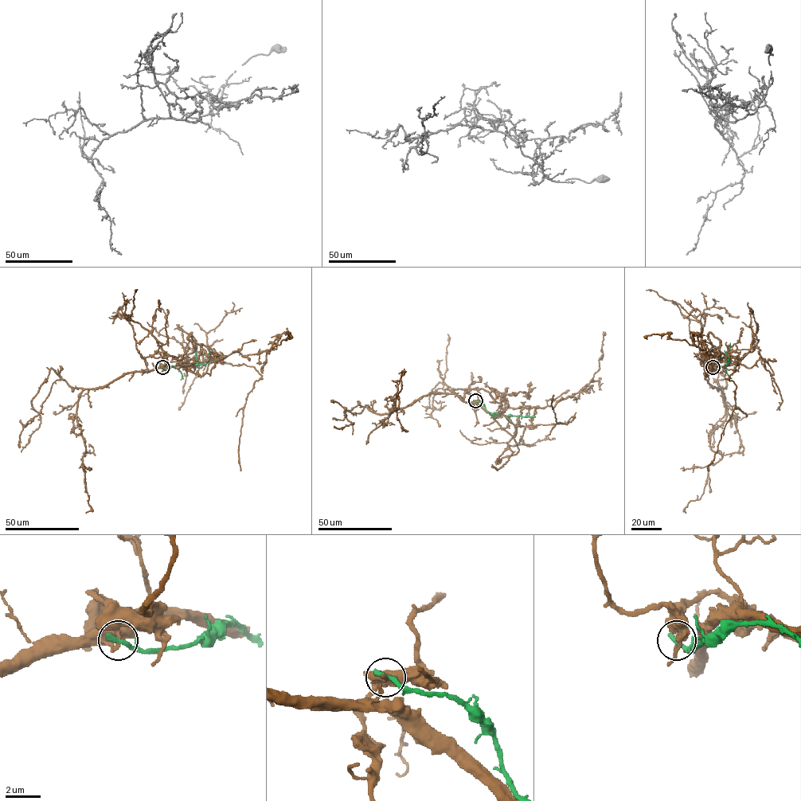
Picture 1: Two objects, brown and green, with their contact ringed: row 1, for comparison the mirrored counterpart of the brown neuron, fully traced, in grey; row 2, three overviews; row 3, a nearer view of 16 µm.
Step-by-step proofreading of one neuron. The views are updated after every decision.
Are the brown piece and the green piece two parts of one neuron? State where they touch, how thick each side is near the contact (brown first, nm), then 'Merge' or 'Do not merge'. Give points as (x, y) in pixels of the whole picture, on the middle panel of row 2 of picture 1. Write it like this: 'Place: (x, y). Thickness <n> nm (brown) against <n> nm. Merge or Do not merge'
Place: (475, 400). Thickness 200 nm (brown) against 340 nm. Do not merge

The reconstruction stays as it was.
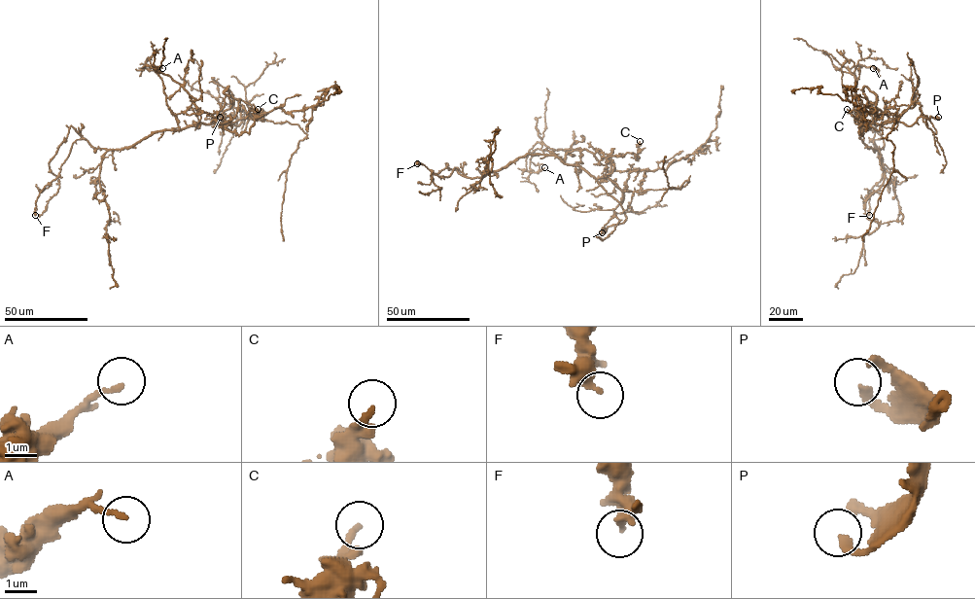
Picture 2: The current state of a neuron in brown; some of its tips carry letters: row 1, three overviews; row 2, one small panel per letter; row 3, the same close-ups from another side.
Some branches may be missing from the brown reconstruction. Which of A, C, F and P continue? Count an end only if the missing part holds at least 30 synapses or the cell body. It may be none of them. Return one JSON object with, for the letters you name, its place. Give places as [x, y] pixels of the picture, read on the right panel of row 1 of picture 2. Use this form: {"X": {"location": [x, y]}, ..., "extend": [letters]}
{"P": {"location": [938, 117]}, "extend": ["P"]}

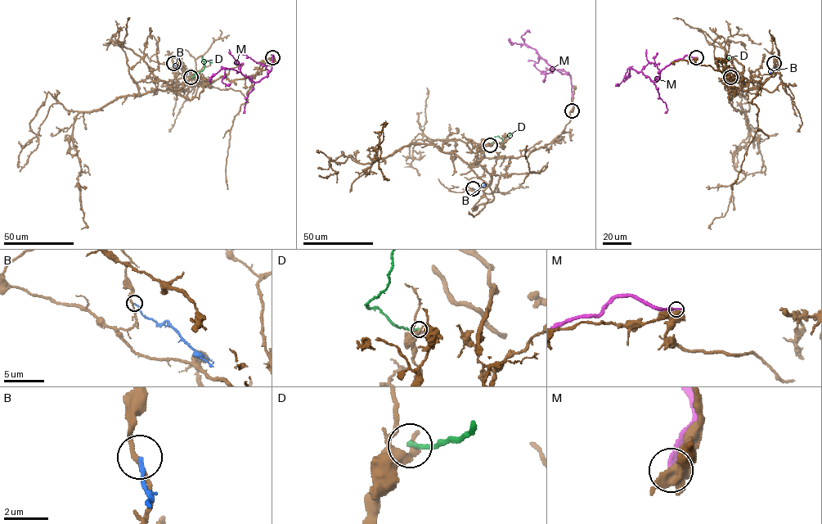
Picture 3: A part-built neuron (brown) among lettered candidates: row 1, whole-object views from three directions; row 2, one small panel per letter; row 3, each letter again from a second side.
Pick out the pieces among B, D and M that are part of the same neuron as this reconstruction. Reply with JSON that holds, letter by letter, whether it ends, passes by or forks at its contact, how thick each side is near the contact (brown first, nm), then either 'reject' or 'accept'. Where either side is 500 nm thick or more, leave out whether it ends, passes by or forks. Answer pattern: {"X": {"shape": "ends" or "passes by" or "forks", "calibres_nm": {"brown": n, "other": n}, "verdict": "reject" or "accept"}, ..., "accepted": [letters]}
{"B": {"shape": "ends", "calibres_nm": {"brown": 180, "other": 190}, "verdict": "reject"}, "D": {"shape": "ends", "calibres_nm": {"brown": 280, "other": 200}, "verdict": "reject"}, "M": {"shape": "ends", "calibres_nm": {"brown": 480, "other": 320}, "verdict": "reject"}, "accepted": []}

